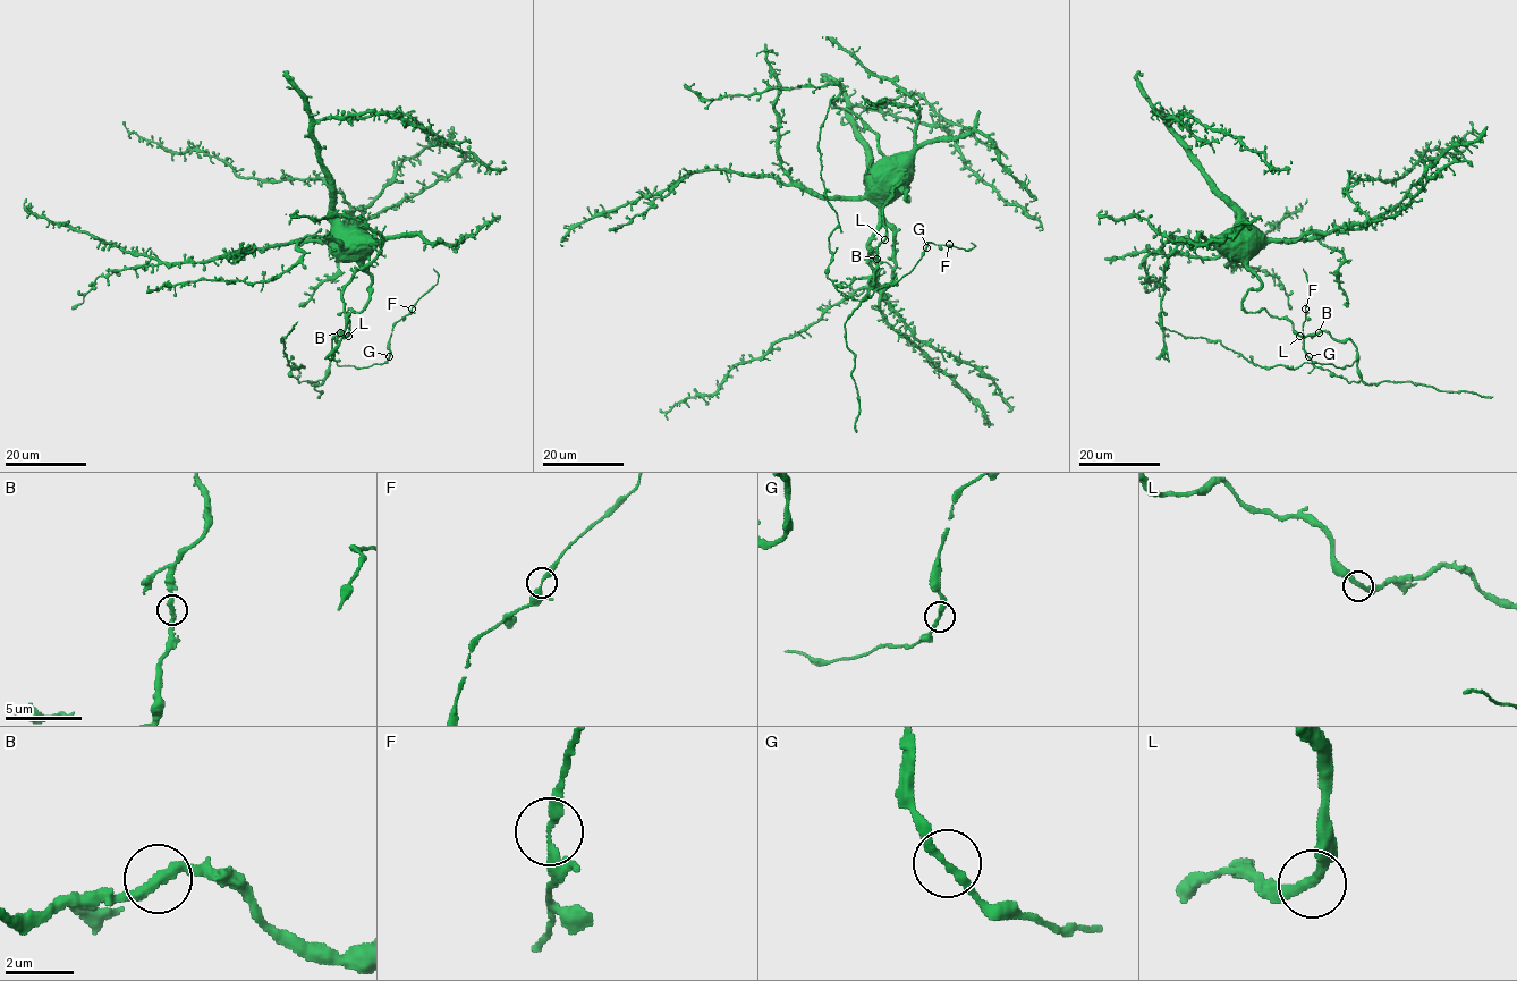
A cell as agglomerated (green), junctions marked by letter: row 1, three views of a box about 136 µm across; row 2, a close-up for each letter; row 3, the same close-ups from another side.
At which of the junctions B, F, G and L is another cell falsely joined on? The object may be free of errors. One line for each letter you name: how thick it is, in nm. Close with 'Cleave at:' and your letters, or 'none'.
Cleave at: none

